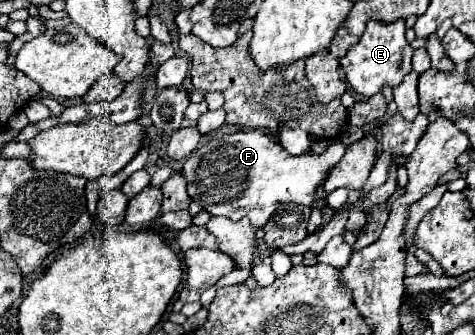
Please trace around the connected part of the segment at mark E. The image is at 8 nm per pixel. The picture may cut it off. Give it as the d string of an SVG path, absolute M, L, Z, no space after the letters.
M371 20L365 28L365 34L361 36L359 44L355 44L343 58L341 58L341 68L345 72L347 82L351 88L363 96L375 96L381 92L383 86L399 86L403 76L409 74L411 68L411 56L413 48L409 46L405 38L405 20L397 20L391 24L383 24L377 20Z

